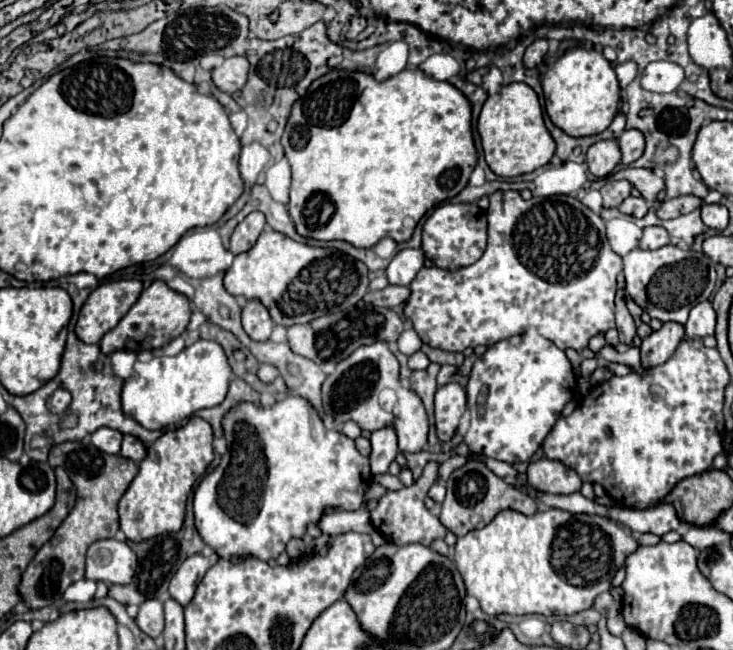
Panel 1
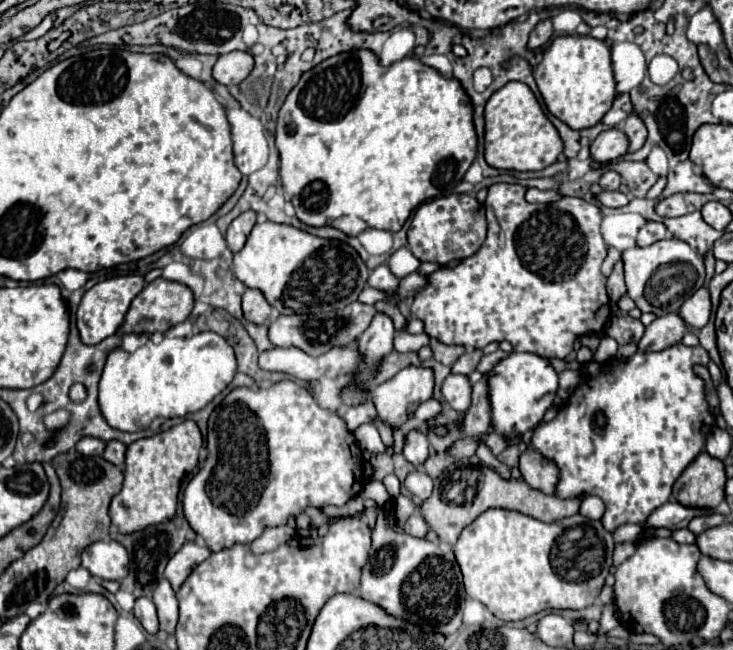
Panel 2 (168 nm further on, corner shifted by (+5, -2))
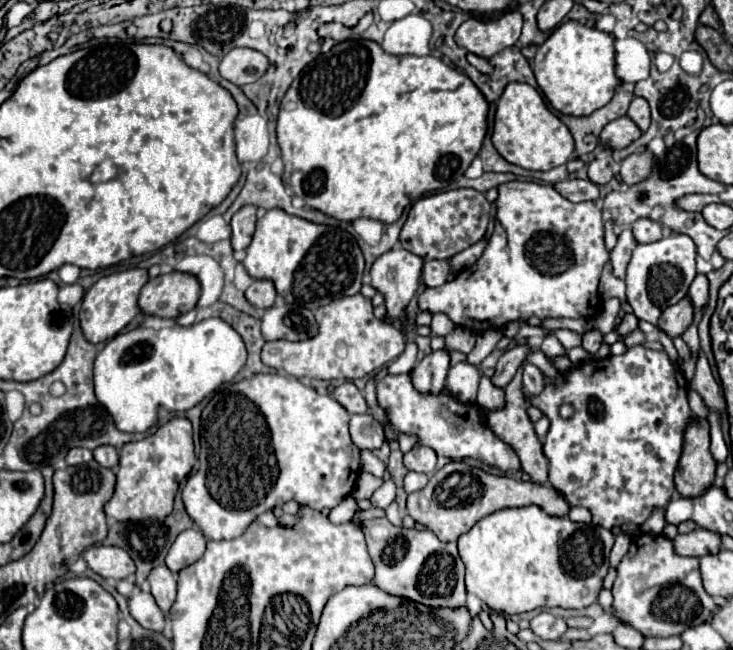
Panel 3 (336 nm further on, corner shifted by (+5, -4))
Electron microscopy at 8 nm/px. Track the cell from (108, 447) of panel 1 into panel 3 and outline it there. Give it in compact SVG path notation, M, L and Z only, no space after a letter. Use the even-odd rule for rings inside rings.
M71 448L67 452L67 456L65 456L65 462L67 462L67 466L77 466L77 464L89 462L91 458L93 458L91 450L87 450L87 448Z

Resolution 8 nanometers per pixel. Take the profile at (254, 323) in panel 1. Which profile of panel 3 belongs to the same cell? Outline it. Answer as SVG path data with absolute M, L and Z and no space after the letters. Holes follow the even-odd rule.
M253 280L253 284L245 290L245 298L257 308L271 308L277 298L277 290L271 280Z

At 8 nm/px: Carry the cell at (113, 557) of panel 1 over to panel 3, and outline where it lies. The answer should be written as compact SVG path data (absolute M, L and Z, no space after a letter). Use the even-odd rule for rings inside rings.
M91 546L85 550L83 558L89 568L103 578L123 580L135 572L131 556L117 546Z

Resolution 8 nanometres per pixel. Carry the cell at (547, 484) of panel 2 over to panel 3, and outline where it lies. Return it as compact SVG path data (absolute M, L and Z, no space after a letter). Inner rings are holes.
M524 365L520 366L515 374L515 378L507 384L505 388L505 394L507 394L507 406L503 410L497 410L497 412L491 412L491 410L483 410L485 416L487 416L487 424L493 428L493 432L505 440L507 444L511 444L517 452L517 456L521 458L521 468L523 472L527 472L531 476L533 482L537 484L545 484L547 482L547 458L543 454L543 444L539 442L535 430L533 430L533 422L527 414L527 400L525 400L525 394L523 394L523 382L522 373Z

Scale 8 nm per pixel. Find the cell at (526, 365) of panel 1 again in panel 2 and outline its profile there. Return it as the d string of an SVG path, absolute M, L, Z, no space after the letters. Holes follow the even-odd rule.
M511 352L487 374L487 386L491 404L491 430L507 438L507 444L511 446L517 444L527 430L533 430L551 408L559 390L559 372L547 358L539 354Z

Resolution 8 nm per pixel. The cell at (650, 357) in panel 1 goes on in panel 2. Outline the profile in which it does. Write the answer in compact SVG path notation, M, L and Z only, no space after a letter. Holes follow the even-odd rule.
M667 314L661 318L655 318L647 328L643 338L639 340L639 352L661 352L685 336L687 326L679 318L679 314Z

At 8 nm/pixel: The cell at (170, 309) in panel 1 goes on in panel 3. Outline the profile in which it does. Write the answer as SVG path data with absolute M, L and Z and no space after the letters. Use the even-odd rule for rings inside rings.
M169 272L151 278L139 296L139 306L145 314L161 318L177 318L197 306L201 294L199 280L187 272Z

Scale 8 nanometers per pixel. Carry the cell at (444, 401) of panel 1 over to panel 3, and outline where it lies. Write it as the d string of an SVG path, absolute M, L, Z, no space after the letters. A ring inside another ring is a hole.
M459 362L449 370L447 388L459 402L475 402L479 378L481 378L481 372L477 366L469 362Z

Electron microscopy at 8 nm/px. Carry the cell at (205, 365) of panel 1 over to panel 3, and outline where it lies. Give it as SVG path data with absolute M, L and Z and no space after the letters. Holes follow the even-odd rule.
M221 318L161 330L135 328L111 338L95 358L95 396L123 432L147 432L161 406L183 412L223 382L231 382L247 360L239 332Z

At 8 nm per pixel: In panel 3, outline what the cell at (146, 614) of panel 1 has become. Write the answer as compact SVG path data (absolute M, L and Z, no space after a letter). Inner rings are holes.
M135 590L129 598L129 612L143 628L149 628L153 632L161 632L165 626L165 614L153 600L151 592Z

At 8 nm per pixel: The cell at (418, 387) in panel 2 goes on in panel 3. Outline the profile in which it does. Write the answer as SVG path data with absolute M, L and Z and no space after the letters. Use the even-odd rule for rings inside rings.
M445 348L431 352L423 360L419 360L413 368L413 384L417 386L417 390L439 394L445 386L449 362L451 362L451 354Z

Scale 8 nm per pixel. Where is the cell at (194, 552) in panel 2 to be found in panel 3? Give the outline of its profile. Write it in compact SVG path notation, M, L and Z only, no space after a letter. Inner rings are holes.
M187 528L173 542L165 558L165 564L169 566L171 572L179 572L183 566L189 566L193 560L199 560L203 556L205 544L207 540L199 528Z

